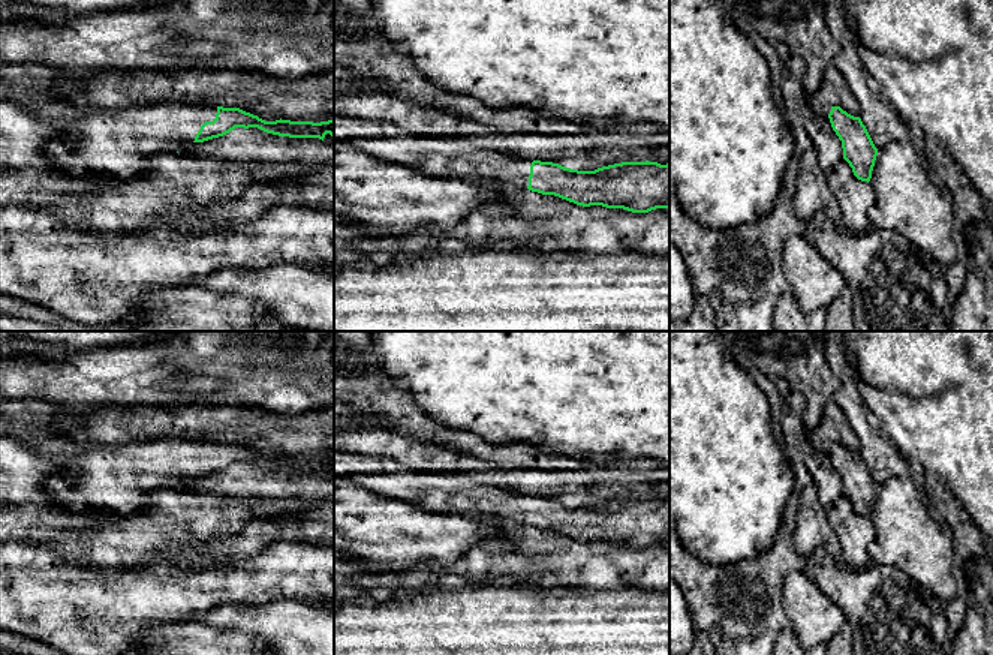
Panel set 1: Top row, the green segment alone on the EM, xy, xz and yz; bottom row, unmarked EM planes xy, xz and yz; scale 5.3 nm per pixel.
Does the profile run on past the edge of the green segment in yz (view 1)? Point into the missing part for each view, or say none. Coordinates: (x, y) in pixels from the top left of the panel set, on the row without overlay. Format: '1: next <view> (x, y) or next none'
1: next none

